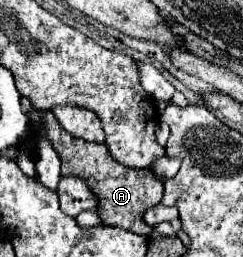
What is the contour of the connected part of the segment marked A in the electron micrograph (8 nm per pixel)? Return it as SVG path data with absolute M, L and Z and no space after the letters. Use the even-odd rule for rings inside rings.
M43 111L43 119L45 119L45 133L61 157L61 175L79 175L89 183L91 191L99 197L101 207L97 213L101 215L103 223L149 237L149 231L153 231L153 227L149 227L143 221L143 213L149 207L159 205L163 199L163 183L153 175L153 171L125 167L109 155L109 149L105 145L89 143L85 139L83 141L73 139L65 129L61 129L51 111Z

